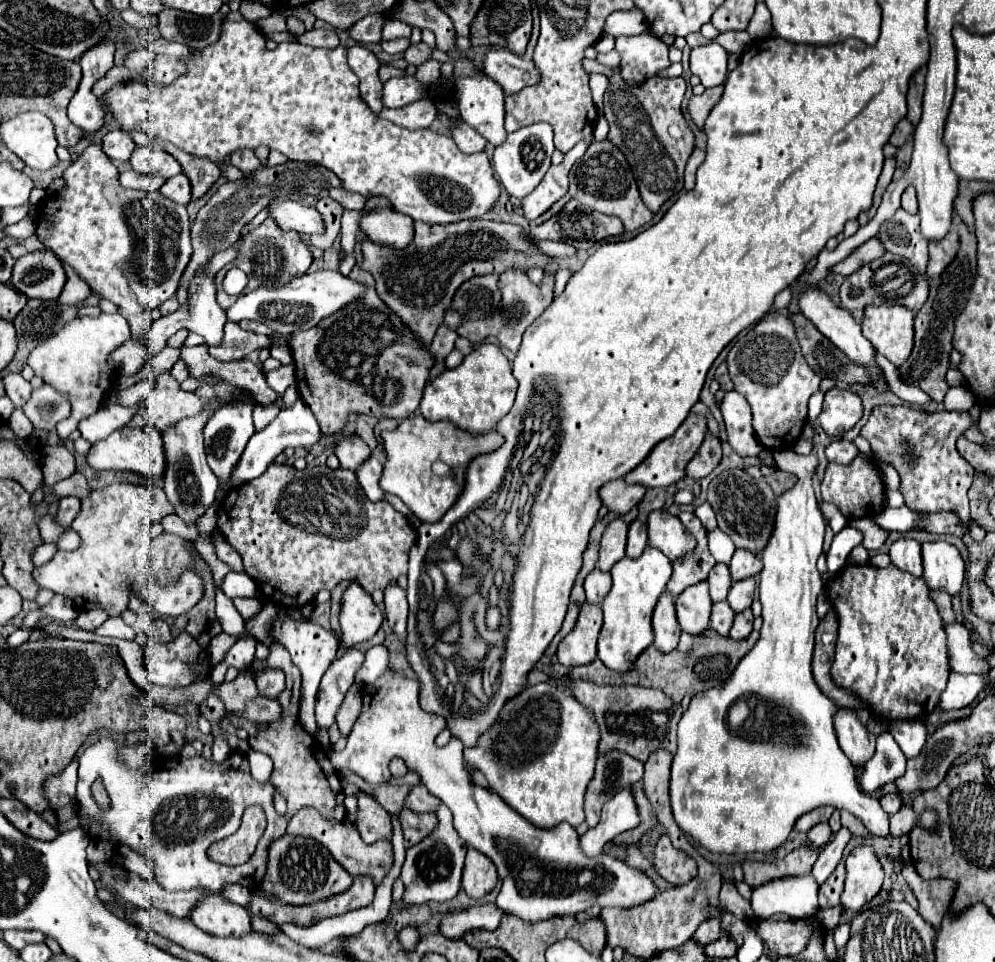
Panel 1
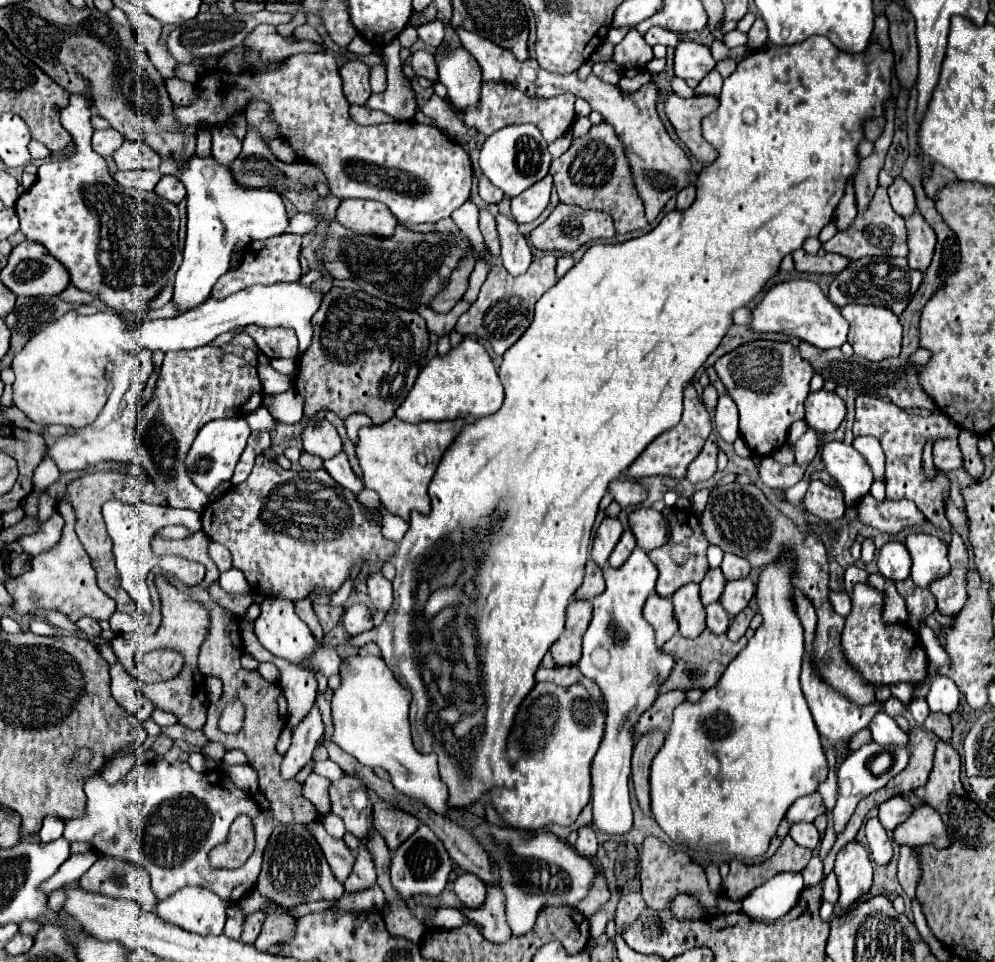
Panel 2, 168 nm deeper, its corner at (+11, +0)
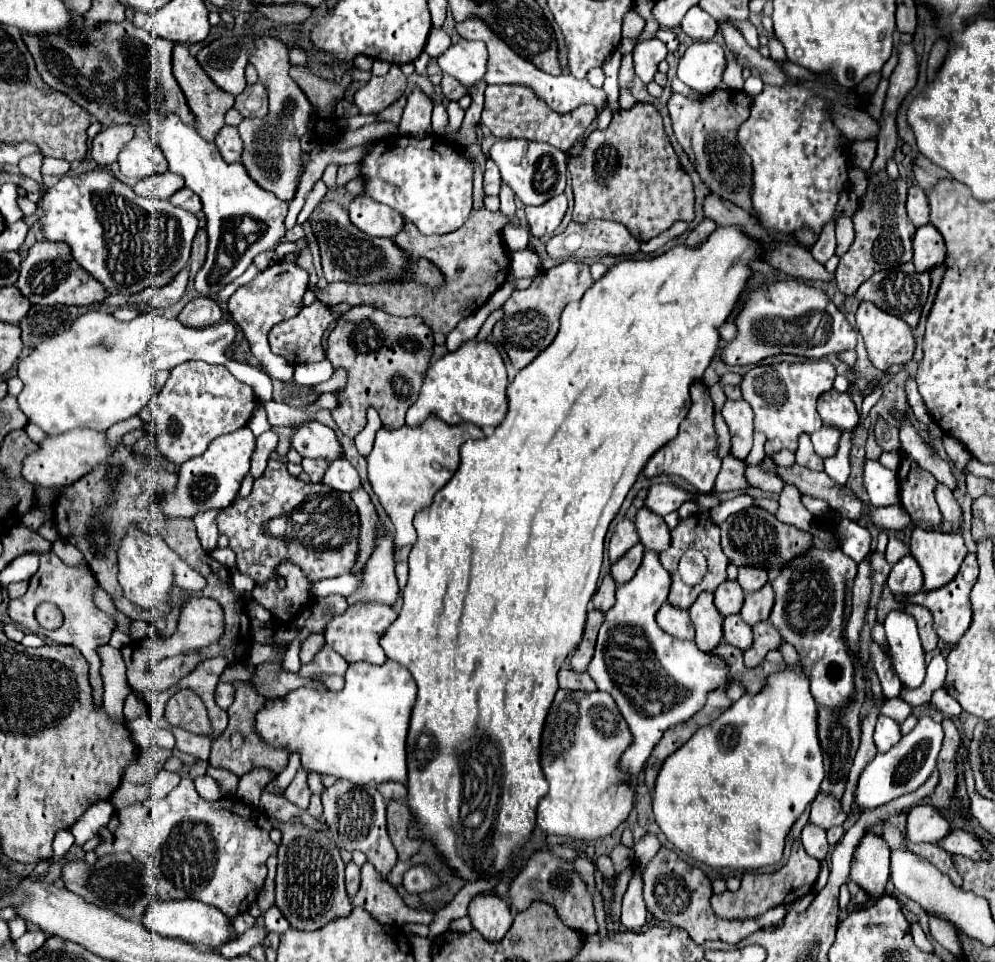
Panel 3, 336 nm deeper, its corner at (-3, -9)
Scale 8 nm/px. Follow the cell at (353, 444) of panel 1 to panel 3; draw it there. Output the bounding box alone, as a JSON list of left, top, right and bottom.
[292,421,344,461]

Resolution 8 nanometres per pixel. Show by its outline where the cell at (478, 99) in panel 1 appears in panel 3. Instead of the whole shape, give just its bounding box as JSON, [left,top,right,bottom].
[438,41,488,91]

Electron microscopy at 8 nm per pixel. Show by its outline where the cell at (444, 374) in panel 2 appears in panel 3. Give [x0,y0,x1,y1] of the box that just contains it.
[406,341,508,427]

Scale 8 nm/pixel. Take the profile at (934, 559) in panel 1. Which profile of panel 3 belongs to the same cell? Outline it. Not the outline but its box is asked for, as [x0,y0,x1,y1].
[910,527,966,591]

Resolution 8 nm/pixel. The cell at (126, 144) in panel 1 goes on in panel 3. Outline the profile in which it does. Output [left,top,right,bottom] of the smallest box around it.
[92,125,134,165]

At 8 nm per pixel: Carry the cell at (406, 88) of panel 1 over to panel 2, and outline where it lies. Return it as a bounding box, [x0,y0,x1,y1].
[366,40,416,122]

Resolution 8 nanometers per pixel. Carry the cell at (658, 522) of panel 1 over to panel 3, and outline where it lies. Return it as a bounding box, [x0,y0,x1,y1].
[636,507,670,553]

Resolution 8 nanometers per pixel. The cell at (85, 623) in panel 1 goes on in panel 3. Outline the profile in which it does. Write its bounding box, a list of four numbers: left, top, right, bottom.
[98,643,132,719]

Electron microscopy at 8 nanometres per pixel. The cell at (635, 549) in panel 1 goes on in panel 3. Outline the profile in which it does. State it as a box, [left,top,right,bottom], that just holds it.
[612,543,644,585]

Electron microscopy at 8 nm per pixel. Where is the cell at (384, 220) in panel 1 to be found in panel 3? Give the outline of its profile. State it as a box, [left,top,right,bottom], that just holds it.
[350,197,404,237]

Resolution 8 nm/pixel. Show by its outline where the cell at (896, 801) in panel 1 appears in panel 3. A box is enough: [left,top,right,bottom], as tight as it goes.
[906,805,948,843]

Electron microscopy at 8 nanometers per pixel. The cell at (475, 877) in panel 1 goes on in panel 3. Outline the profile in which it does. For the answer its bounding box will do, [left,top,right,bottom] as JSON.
[468,893,512,941]

